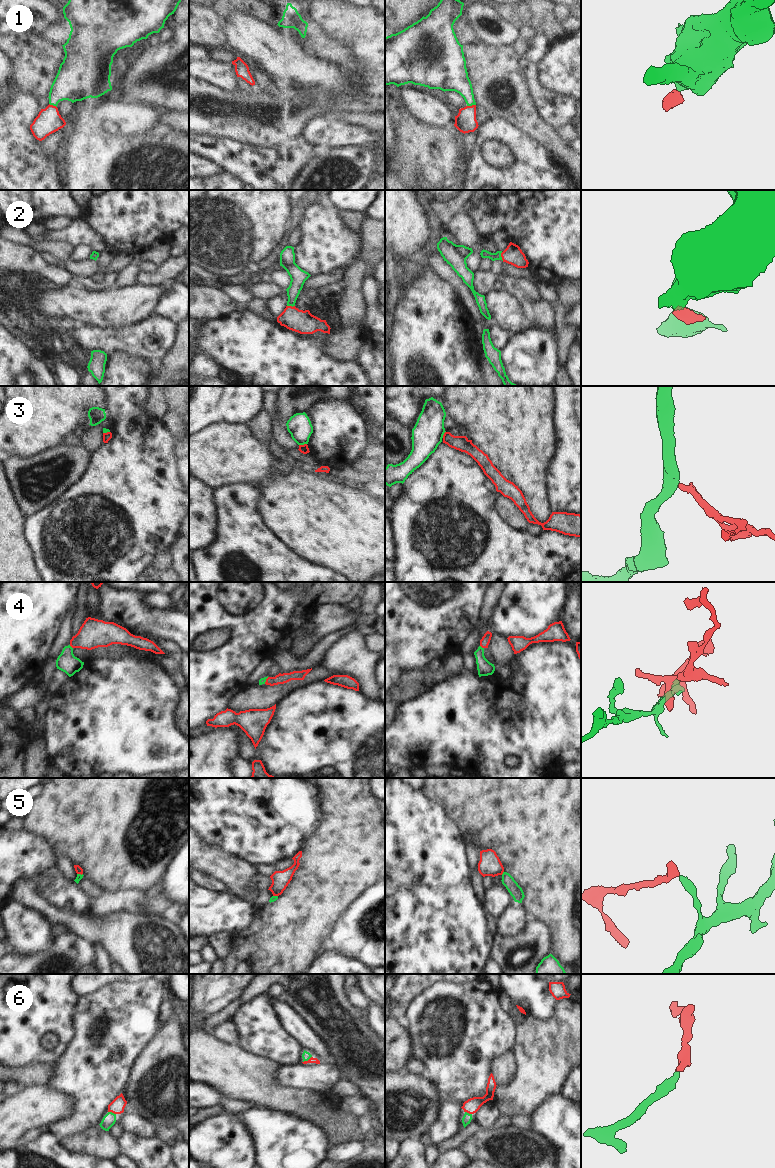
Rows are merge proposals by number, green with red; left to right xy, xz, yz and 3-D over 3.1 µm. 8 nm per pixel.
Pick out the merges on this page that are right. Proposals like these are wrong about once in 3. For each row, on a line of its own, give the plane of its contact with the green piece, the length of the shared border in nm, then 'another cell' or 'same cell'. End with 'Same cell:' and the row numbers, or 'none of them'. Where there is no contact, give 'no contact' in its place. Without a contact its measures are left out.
1: meets green in yz; contact 70 nm long; same cell
2: meets green in yz; contact 70 nm long; same cell
3: meets green in xz; contact 70 nm long; another cell
4: meets green in yz; contact 40 nm long; same cell
5: meets green in yz; contact 40 nm long; another cell
6: meets green in xz; contact 90 nm long; same cell
Same cell: 1, 2, 4, 6

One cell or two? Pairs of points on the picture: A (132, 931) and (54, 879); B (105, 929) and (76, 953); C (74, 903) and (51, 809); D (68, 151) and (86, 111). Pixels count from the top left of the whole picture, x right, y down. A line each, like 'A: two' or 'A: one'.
A: two
B: two
C: two
D: two

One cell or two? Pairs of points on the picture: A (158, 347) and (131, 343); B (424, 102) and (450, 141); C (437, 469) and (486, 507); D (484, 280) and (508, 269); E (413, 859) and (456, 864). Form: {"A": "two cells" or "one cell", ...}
{"A": "one cell", "B": "two cells", "C": "one cell", "D": "two cells", "E": "one cell"}

